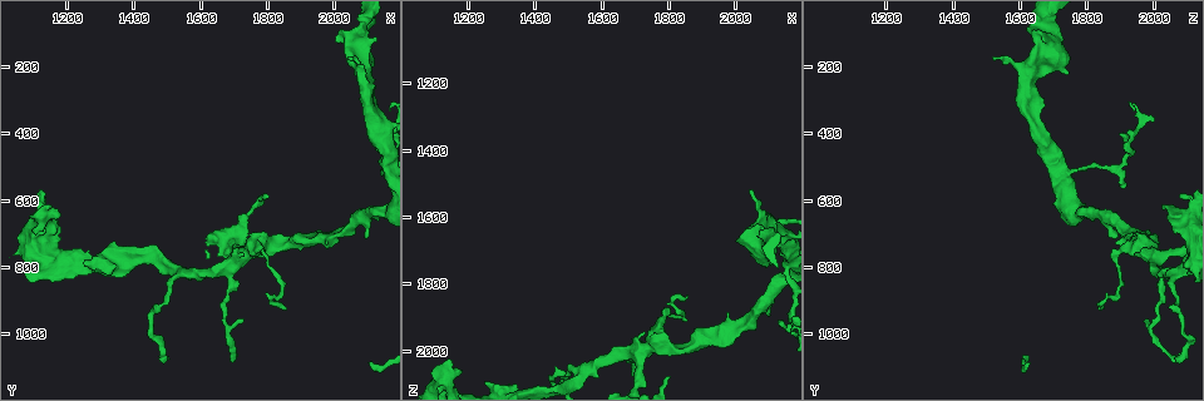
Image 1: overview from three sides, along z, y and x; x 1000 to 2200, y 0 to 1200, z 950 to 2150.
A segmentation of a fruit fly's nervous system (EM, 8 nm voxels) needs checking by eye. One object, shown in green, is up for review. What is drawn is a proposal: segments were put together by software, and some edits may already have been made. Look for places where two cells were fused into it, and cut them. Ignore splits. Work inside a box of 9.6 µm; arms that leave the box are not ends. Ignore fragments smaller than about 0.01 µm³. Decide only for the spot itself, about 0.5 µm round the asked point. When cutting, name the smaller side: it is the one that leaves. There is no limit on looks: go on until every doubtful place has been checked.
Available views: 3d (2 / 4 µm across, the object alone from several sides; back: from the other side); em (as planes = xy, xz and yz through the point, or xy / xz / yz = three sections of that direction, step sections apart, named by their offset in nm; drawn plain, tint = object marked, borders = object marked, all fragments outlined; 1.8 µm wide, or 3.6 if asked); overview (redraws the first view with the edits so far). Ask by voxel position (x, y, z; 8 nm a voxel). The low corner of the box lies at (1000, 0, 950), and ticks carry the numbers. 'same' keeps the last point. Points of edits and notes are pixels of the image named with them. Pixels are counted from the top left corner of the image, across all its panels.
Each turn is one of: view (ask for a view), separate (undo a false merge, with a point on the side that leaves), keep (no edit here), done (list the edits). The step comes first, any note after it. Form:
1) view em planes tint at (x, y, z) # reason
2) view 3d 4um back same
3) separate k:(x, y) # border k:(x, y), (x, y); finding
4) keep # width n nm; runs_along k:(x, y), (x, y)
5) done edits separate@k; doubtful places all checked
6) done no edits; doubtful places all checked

view 3d 2um at (2120, 360, 1640) # sudden change in width

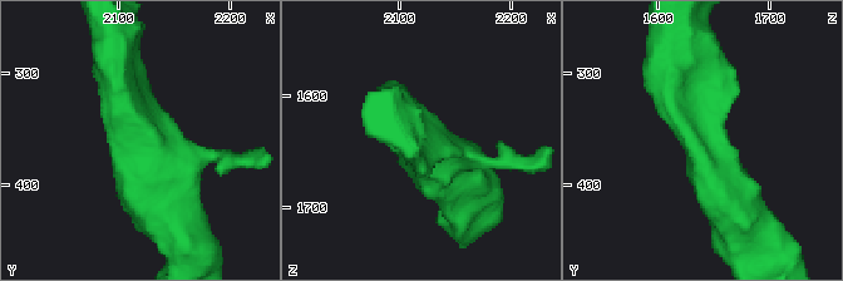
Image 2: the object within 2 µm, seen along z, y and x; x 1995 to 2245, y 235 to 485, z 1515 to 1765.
view em planes borders at (2116, 356, 1636) # now the EM

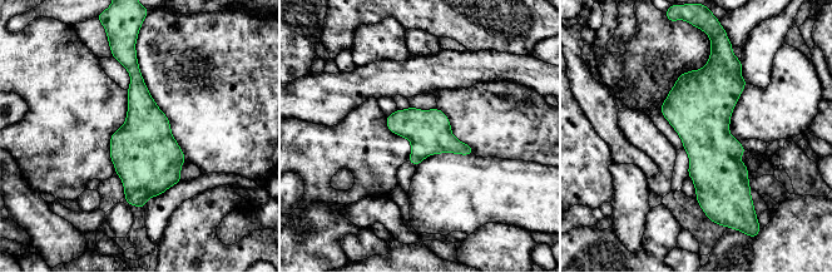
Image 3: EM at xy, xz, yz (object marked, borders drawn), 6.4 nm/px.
keep # continuous, no second cell

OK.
view em xz step 8 tint at (1770, 750, 1920) # sharp bend

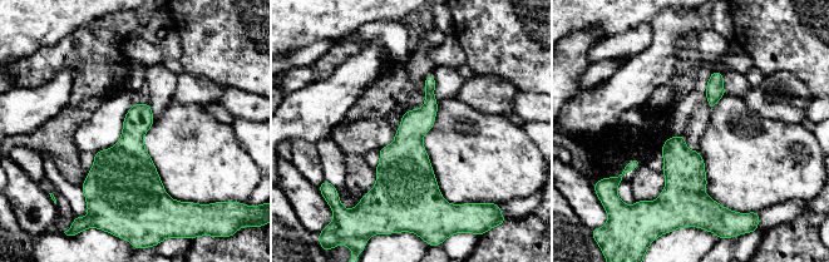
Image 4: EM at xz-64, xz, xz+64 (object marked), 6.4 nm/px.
keep # continuous, no second cell

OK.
view 3d 4um back at (1710, 770, 2010) # sudden change in width

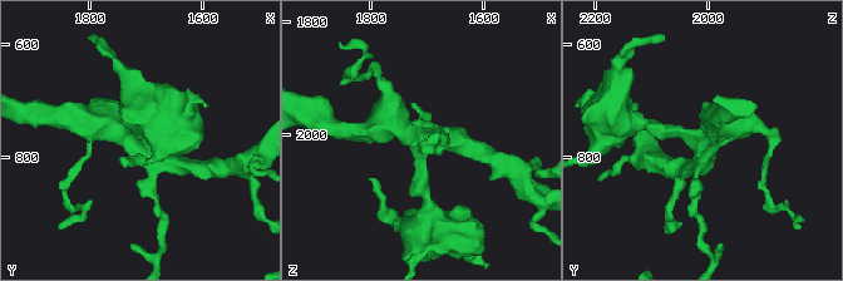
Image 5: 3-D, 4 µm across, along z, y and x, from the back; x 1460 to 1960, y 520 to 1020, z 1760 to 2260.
view em planes tint at (1715, 775, 2005)

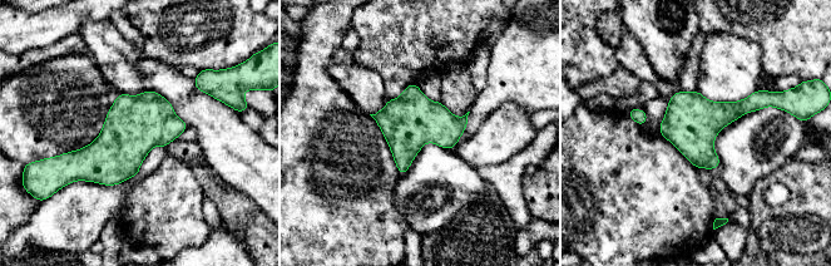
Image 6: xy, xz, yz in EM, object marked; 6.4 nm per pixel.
keep # width 360 nm; continuous, no second cell

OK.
view em 3.6um xy step 8 tint at (1120, 650, 2080) # sudden change in width

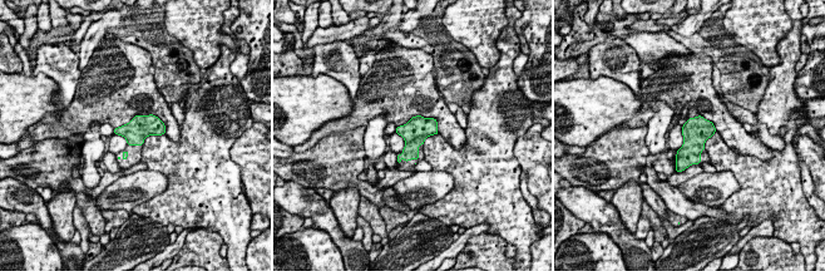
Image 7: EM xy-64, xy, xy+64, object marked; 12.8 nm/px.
view em 3.6um planes tint same # cut it another way

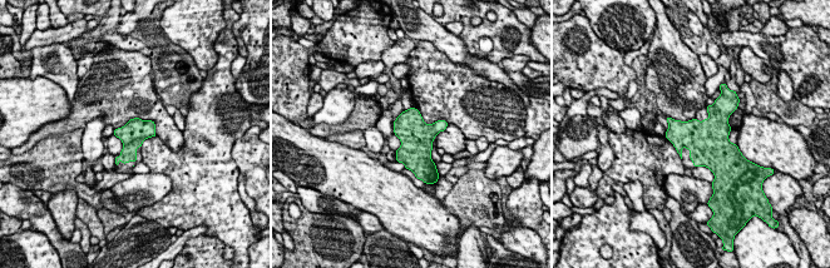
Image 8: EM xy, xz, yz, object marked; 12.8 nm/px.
keep # continuous, no second cell

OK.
done no edits; doubtful places all checked

